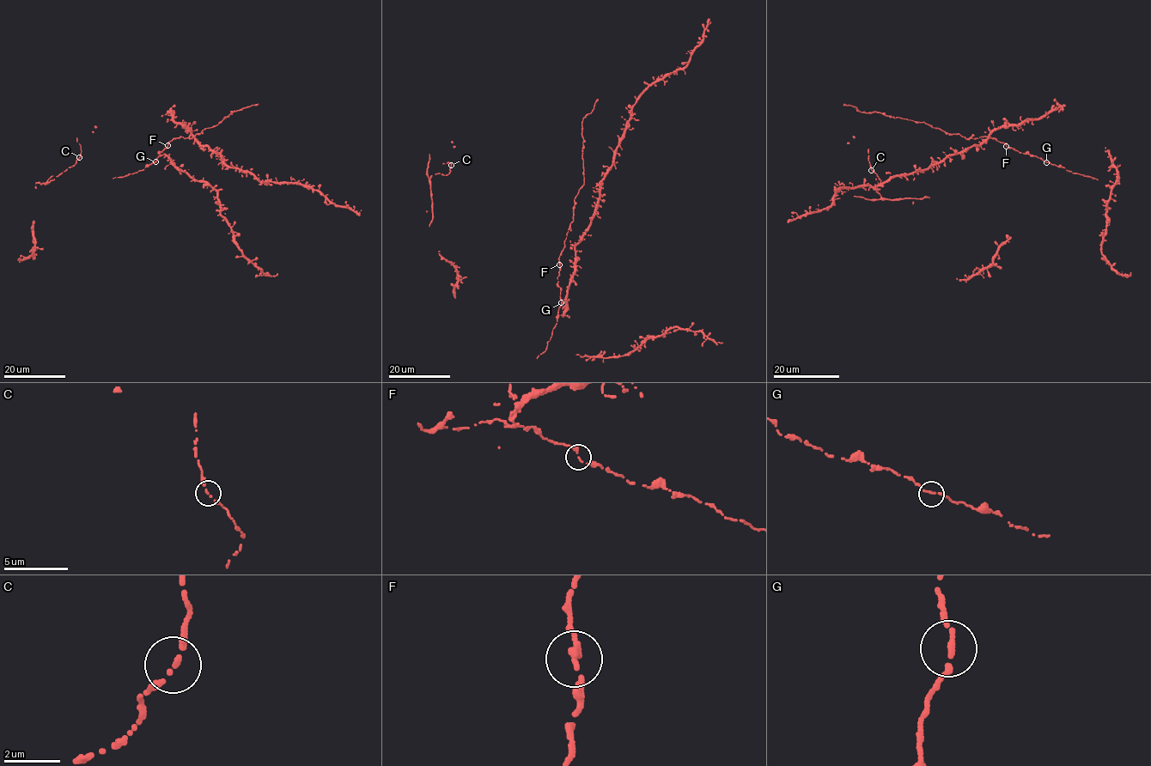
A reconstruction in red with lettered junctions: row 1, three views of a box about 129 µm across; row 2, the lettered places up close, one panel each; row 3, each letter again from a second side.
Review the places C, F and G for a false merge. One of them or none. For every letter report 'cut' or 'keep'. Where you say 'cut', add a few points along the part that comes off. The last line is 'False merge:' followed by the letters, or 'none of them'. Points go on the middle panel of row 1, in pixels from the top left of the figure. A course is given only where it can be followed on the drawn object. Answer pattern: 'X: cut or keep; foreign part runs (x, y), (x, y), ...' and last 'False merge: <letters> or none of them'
C: keep
F: keep
G: keep
False merge: none of them

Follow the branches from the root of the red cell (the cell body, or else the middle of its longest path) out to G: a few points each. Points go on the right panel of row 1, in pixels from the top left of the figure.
G: (1000, 142), (1046, 162)

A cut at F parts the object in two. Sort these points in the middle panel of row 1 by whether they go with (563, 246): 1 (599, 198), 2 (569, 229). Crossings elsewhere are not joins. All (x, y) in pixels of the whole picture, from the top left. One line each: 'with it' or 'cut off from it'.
1: cut off from it
2: with it

